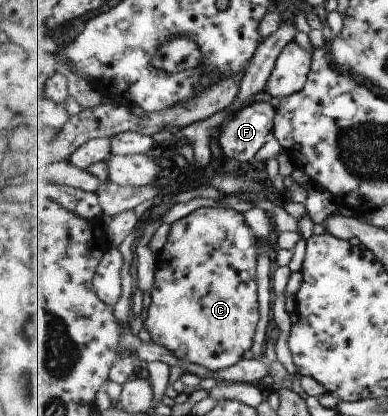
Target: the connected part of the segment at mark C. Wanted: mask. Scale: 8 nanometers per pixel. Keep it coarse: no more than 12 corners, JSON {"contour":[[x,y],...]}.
{"contour":[[242,212],[174,222],[144,328],[219,372],[259,326]]}

